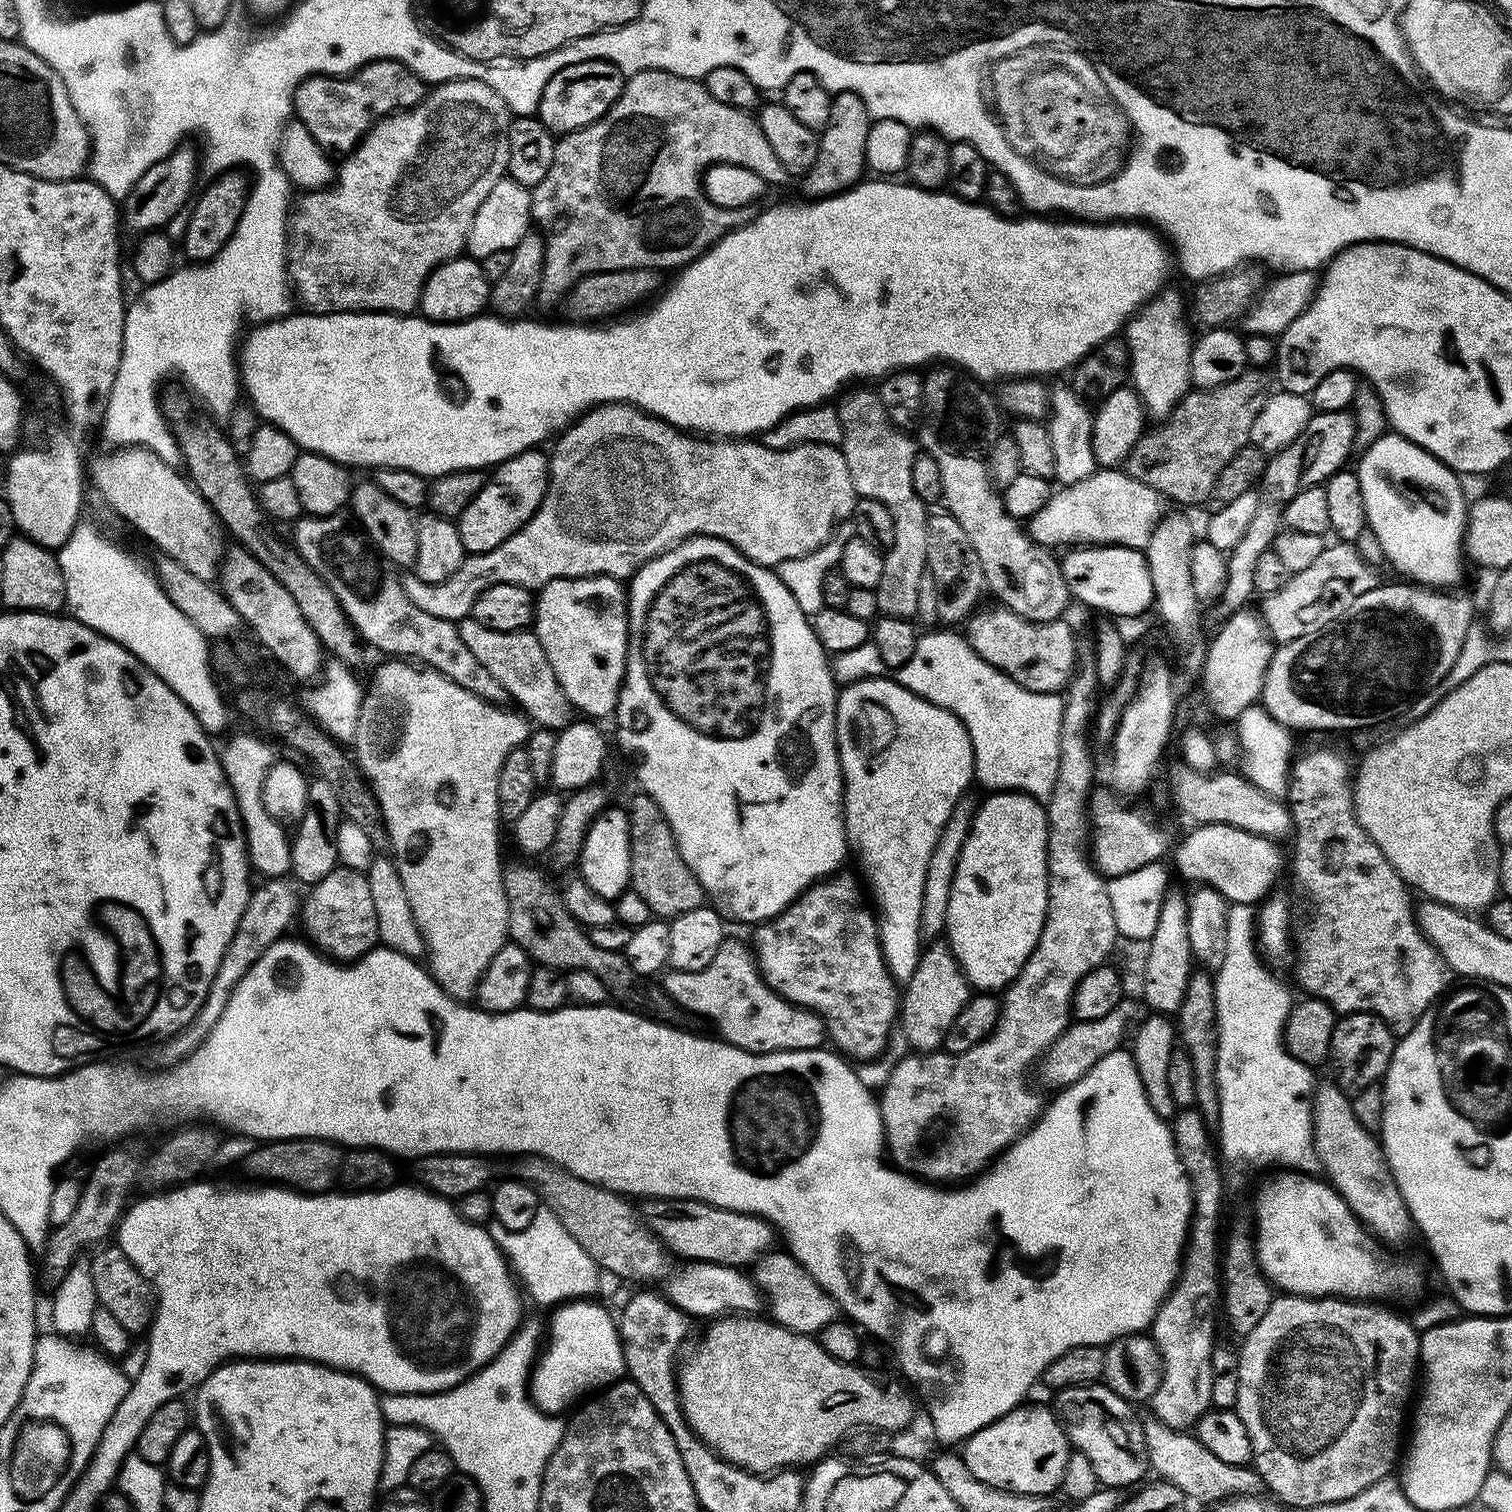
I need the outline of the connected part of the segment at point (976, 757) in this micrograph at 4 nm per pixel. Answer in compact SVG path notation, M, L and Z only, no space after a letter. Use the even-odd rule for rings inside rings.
M928 630L919 637L918 654L912 660L906 662L901 668L895 669L894 679L897 684L901 684L906 690L919 694L922 699L928 700L934 706L938 706L942 710L946 710L950 714L954 714L962 722L962 726L966 730L966 734L972 743L972 763L974 765L974 780L978 785L988 788L984 790L999 790L1002 792L1024 792L1027 796L1037 798L1047 798L1054 789L1055 776L1059 773L1059 736L1060 727L1062 726L1064 700L1055 692L1031 692L1026 690L1018 682L1014 682L1005 672L999 672L994 666L990 666L982 659L973 648L968 644L967 639L963 635L960 636L954 632L956 630L942 630L946 632L932 632L936 630Z

